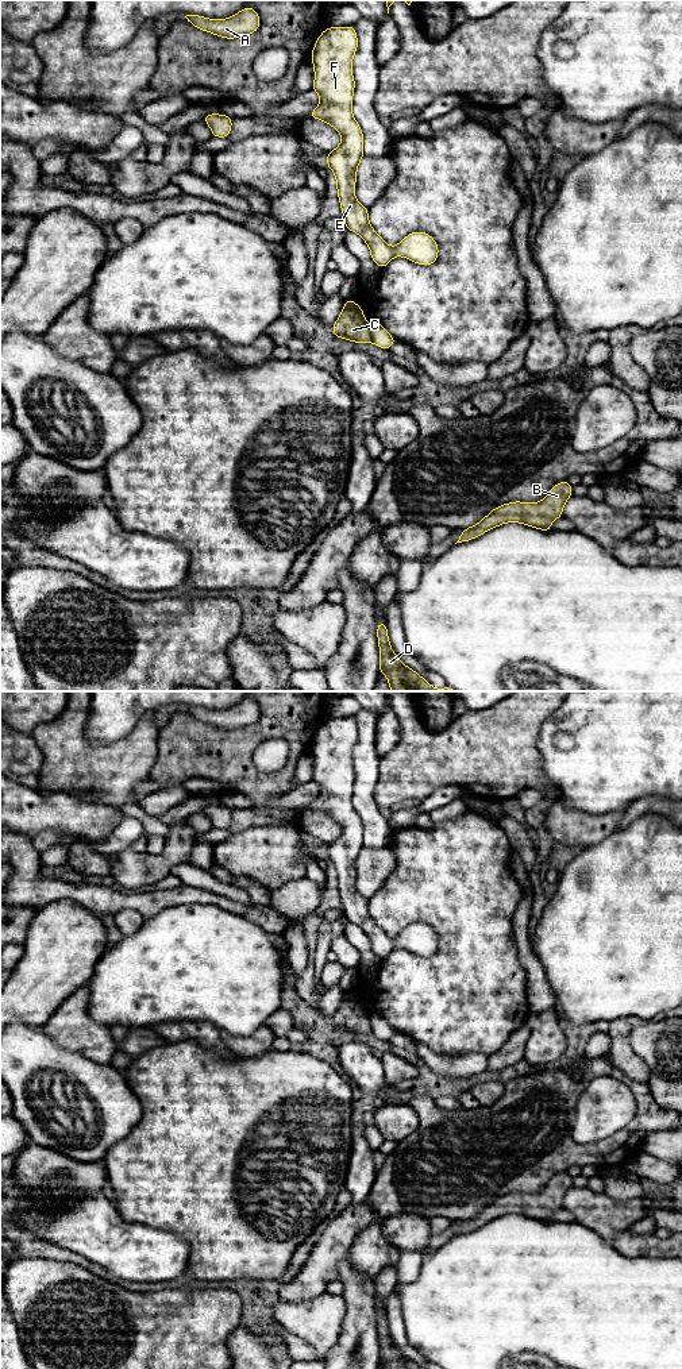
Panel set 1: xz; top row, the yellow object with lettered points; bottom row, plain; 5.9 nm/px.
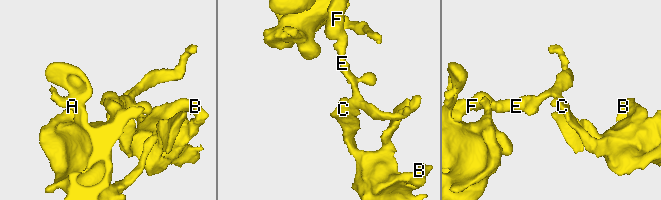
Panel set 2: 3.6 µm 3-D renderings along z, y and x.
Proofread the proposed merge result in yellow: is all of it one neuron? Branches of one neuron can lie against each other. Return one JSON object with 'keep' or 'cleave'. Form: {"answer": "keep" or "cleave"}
{"answer": "cleave"}

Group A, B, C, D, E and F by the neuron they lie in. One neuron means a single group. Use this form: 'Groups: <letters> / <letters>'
Groups: A E F / B C D

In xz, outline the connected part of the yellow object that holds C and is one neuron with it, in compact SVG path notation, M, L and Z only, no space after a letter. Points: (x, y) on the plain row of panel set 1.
M346 991L338 1011L331 1017L335 1029L352 1034L373 1034L365 1003L352 991Z

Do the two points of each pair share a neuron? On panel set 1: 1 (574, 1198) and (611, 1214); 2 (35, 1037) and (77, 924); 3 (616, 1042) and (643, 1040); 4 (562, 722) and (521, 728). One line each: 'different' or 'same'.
1: same
2: different
3: different
4: different

